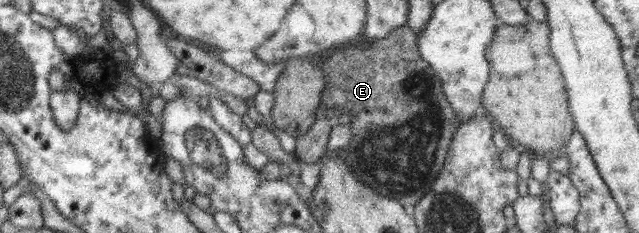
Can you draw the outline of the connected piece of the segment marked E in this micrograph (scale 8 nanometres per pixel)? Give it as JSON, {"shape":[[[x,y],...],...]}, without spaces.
{"shape":[[[404,25],[392,30],[380,42],[374,42],[362,35],[326,51],[320,57],[324,57],[324,90],[321,103],[328,108],[344,107],[352,115],[352,140],[346,148],[339,151],[344,165],[358,181],[373,192],[395,199],[403,206],[416,206],[424,194],[430,191],[432,183],[438,179],[444,167],[452,134],[456,130],[456,115],[444,96],[441,81],[434,68],[419,55],[417,35],[408,25]]]}

